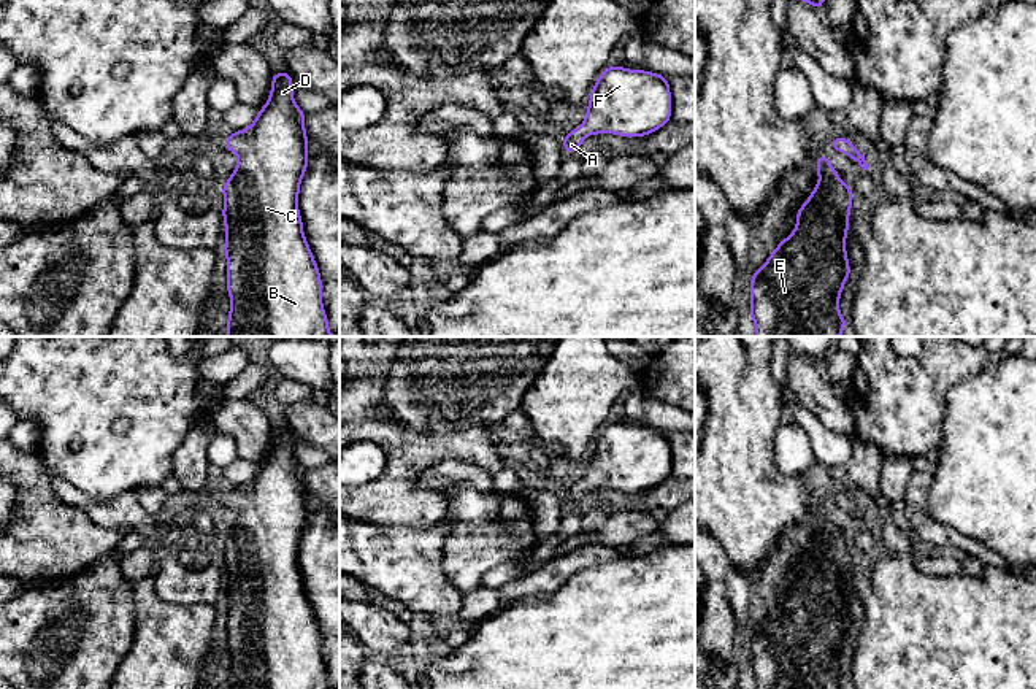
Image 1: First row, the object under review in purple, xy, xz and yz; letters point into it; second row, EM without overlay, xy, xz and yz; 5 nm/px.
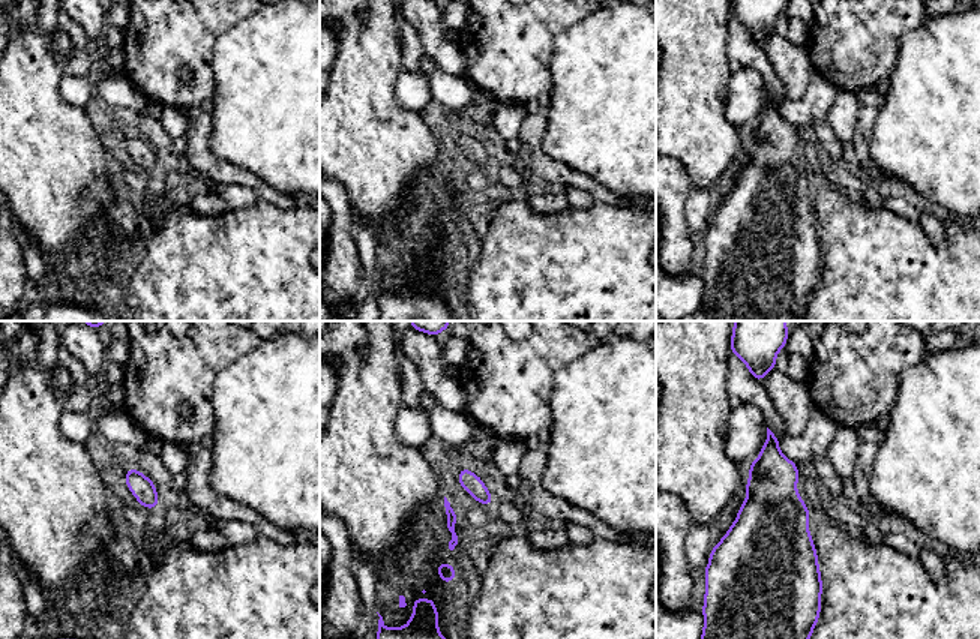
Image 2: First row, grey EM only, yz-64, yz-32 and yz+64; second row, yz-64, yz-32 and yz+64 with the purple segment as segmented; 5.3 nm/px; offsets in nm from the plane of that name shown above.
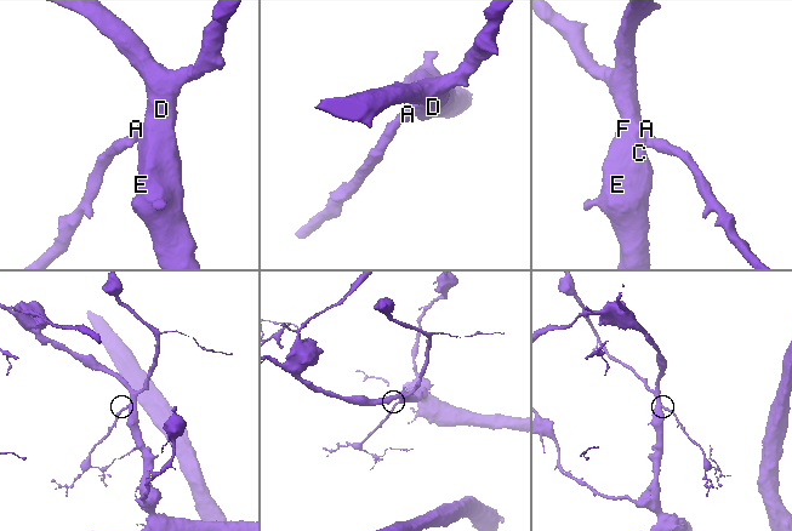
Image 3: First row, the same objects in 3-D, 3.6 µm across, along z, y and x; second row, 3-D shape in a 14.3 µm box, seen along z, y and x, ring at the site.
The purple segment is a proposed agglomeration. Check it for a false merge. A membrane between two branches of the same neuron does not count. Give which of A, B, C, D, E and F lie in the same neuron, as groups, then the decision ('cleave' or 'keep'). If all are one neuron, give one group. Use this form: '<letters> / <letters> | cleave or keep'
A B C D E F | keep

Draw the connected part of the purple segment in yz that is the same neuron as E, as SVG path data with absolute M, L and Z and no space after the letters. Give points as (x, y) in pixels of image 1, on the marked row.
M820 154L814 164L819 183L796 211L796 227L777 243L774 252L750 278L750 310L755 337L841 337L847 319L839 313L839 297L850 276L846 238L852 210L852 186L846 186Z

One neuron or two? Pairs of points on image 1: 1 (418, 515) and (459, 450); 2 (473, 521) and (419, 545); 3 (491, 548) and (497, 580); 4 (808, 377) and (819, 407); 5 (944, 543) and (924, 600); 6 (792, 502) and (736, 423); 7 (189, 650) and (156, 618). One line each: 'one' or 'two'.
1: one
2: two
3: two
4: one
5: two
6: one
7: one

